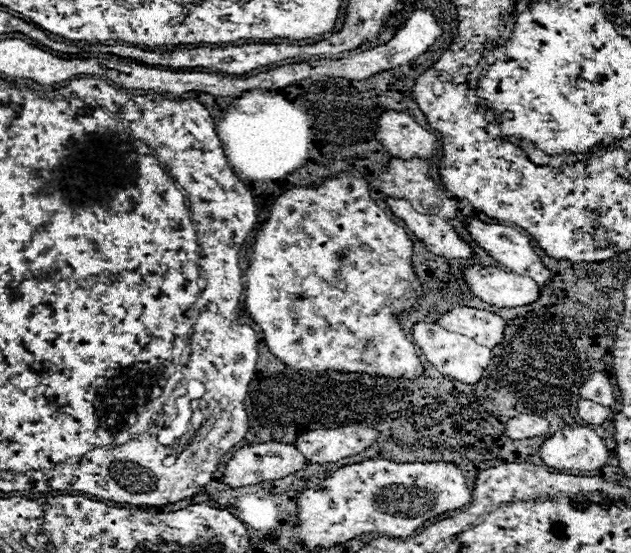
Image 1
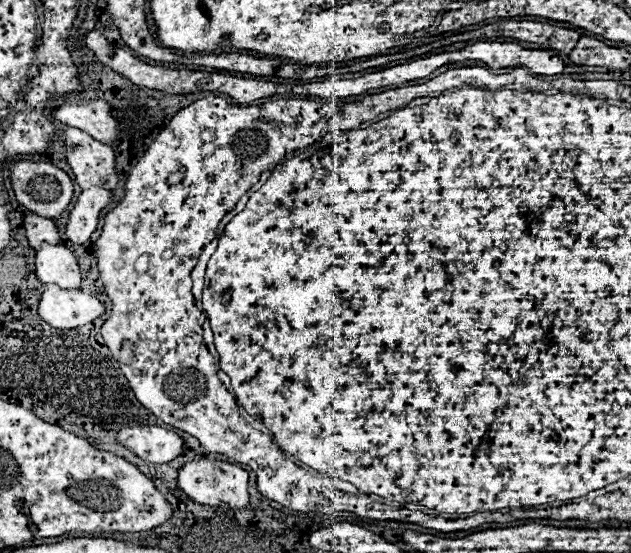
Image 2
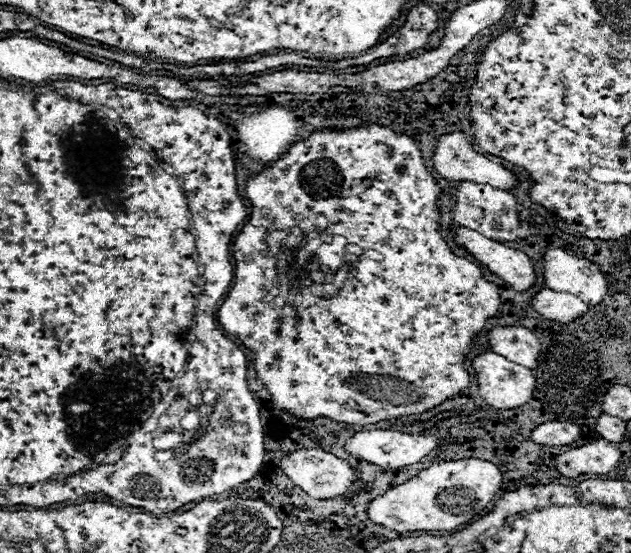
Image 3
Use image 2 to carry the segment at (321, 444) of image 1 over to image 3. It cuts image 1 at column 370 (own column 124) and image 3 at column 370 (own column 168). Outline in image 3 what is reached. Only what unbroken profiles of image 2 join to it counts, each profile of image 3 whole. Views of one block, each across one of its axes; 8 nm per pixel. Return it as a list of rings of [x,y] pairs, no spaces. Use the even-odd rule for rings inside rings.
[[[364,430],[364,432],[356,432],[346,442],[346,450],[366,462],[392,470],[392,468],[404,468],[404,466],[420,462],[426,454],[430,454],[434,448],[444,444],[450,444],[450,440],[436,438],[436,436],[412,436],[404,432],[394,432],[394,430]]]

